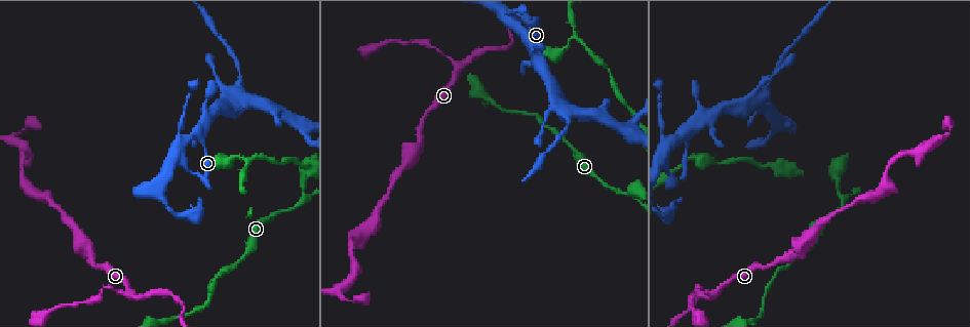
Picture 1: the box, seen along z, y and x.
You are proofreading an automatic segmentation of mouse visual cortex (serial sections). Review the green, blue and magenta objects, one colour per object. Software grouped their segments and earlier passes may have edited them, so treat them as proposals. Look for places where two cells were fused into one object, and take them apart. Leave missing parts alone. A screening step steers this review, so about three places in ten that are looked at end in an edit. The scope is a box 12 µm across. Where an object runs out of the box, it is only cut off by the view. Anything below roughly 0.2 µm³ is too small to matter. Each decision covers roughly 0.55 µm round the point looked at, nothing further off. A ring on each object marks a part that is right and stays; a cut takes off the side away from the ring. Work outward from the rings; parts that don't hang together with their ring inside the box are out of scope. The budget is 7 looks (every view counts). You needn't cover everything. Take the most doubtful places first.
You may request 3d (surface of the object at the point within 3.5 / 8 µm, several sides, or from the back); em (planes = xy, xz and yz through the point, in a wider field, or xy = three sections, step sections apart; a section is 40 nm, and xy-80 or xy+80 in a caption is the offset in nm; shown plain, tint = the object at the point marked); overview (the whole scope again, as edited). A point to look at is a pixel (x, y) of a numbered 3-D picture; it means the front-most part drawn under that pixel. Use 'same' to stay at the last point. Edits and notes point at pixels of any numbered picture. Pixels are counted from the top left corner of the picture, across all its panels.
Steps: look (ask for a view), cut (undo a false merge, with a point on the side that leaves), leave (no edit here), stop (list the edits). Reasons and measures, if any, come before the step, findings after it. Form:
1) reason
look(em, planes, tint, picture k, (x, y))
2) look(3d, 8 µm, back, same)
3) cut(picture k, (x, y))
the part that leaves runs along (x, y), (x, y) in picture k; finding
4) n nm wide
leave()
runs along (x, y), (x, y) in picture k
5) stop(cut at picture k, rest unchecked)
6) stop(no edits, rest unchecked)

arms part here
look(3d, 8 µm, back, picture 1, (237, 87))

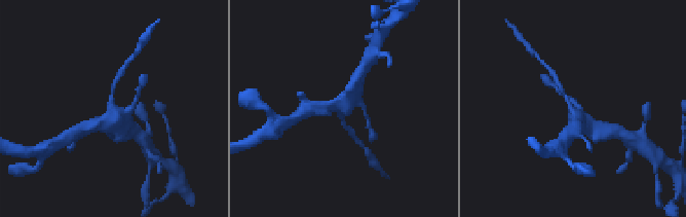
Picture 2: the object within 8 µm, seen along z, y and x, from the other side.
look(3d, 3.5 µm, picture 2, (113, 110))

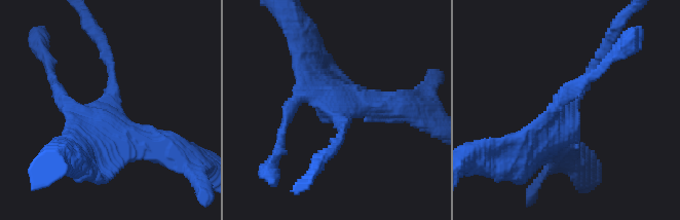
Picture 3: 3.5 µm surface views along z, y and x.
now the EM
look(em, xy, step 3, tint, picture 3, (570, 109))

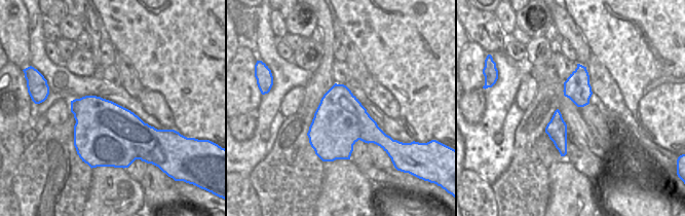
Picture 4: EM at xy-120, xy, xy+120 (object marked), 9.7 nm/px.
leave()
runs along (311, 53), (333, 104), (400, 107) in picture 3; all the same cell

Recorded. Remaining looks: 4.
look(em, xy, step 1, tint, picture 1, (844, 203))

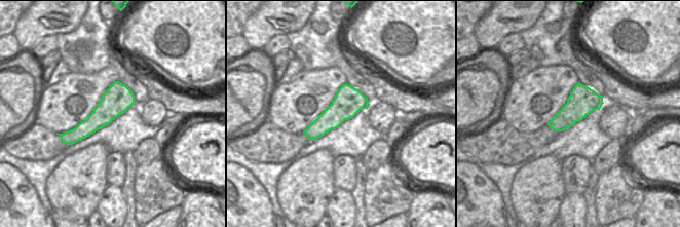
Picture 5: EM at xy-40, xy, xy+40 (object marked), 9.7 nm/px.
look(3d, 3.5 µm, same)

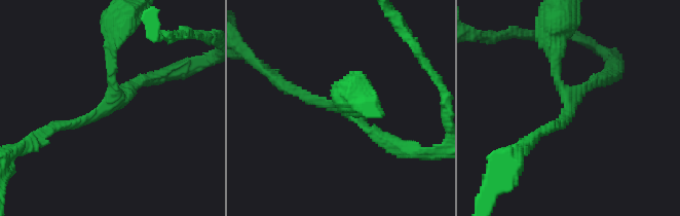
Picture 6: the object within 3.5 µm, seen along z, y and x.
280 nm wide
leave()
runs along (129, 93), (78, 134), (63, 138) in picture 5; continuous, no second cell

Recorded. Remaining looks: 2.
abrupt turn
look(3d, 8 µm, picture 1, (436, 48))

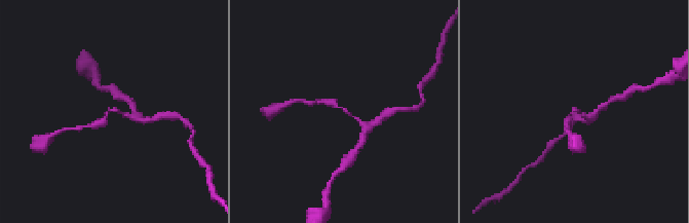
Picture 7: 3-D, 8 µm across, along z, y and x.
shape alone is not enough
look(em, xy, step 5, tint, picture 7, (341, 109))

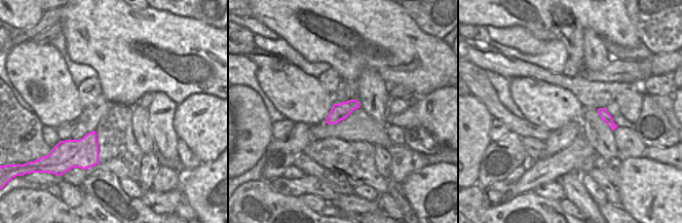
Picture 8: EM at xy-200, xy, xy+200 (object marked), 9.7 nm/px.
arms of 150, 200 nm
leave()
runs along (362, 124), (334, 103), (318, 103) in picture 7; one cell here

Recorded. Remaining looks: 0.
stop(no edits, rest unchecked)

